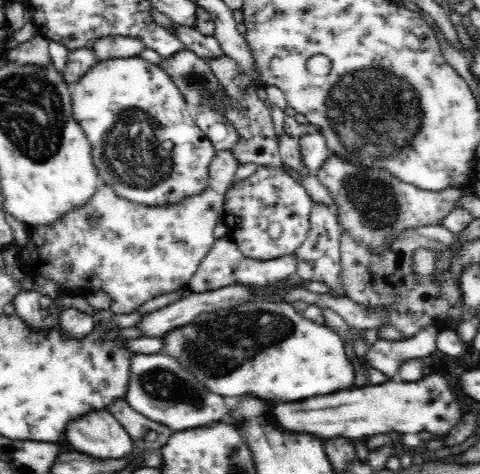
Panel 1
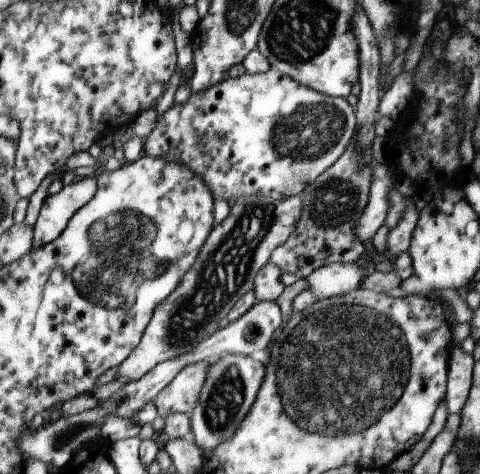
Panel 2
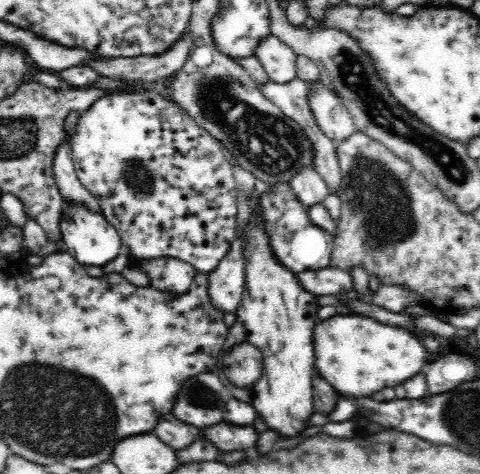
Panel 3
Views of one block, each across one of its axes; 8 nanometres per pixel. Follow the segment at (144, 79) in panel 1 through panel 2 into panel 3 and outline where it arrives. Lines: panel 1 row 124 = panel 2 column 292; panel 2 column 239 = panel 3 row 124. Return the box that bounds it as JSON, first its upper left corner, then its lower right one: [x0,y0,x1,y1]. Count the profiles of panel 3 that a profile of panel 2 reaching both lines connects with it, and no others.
[72,90,238,274]

